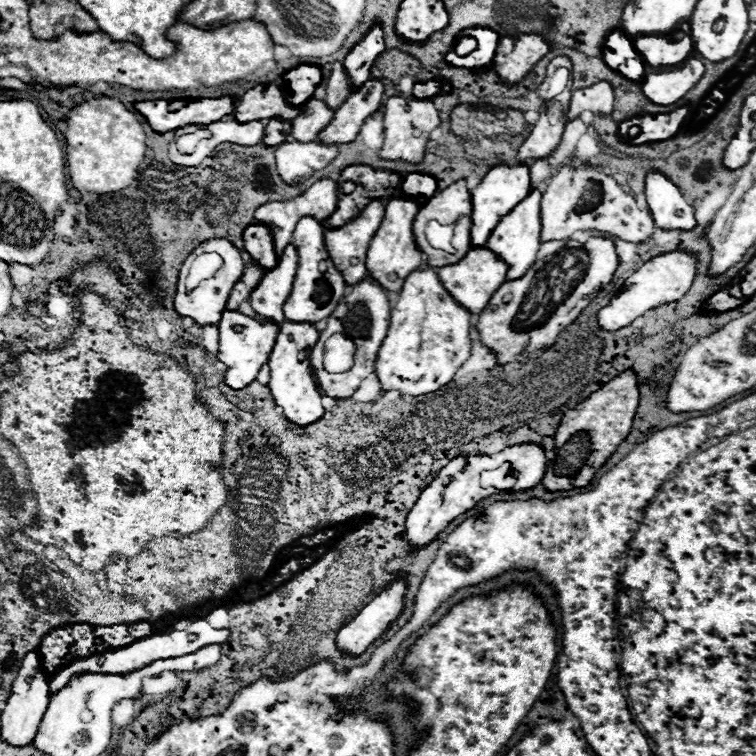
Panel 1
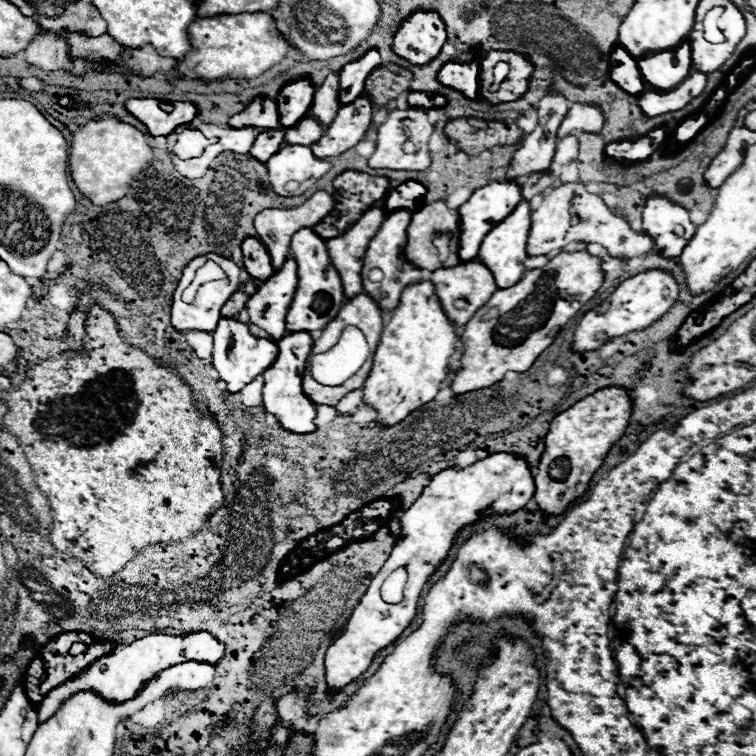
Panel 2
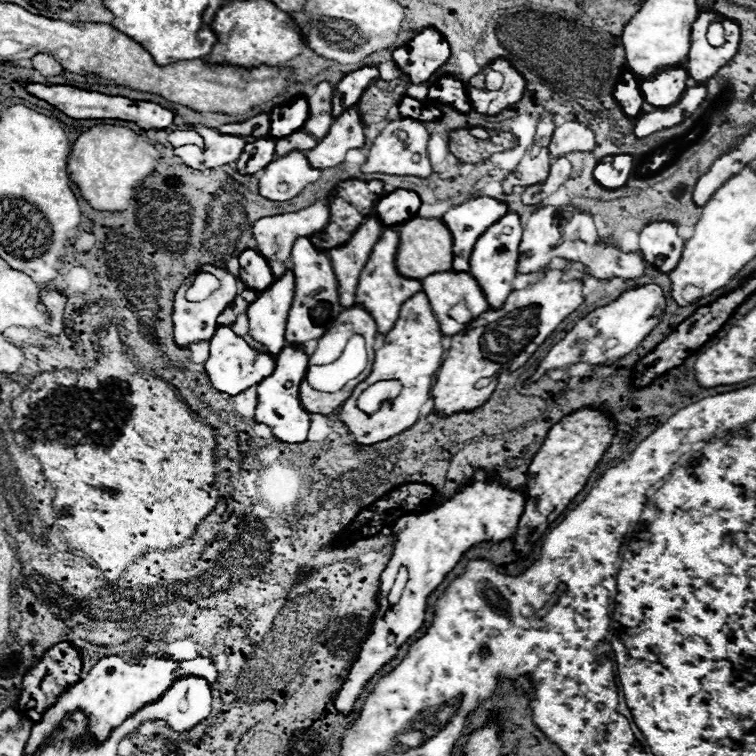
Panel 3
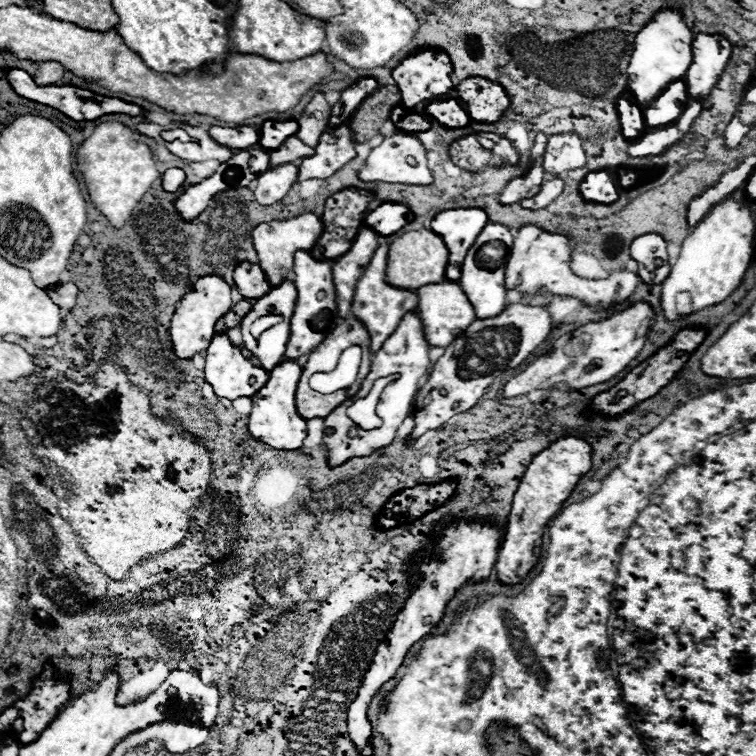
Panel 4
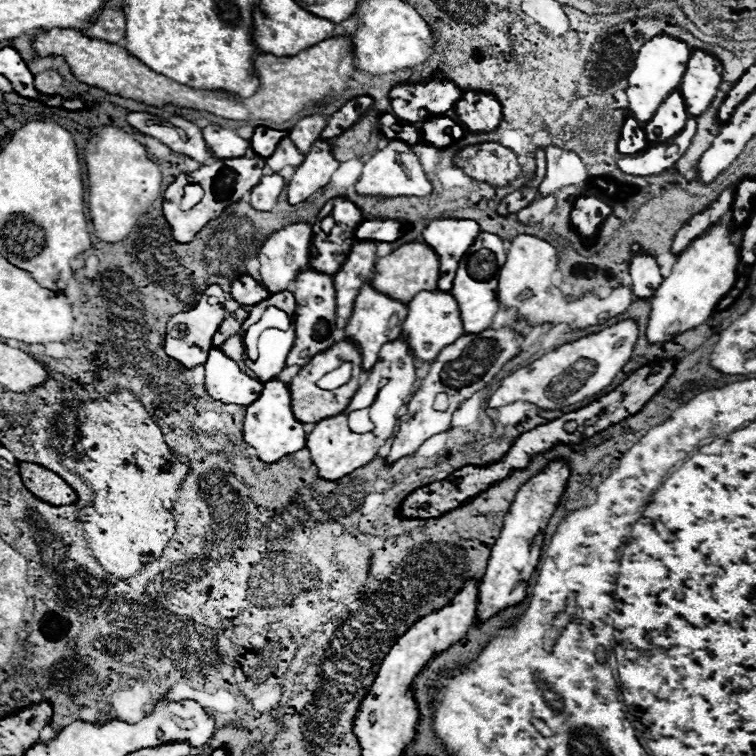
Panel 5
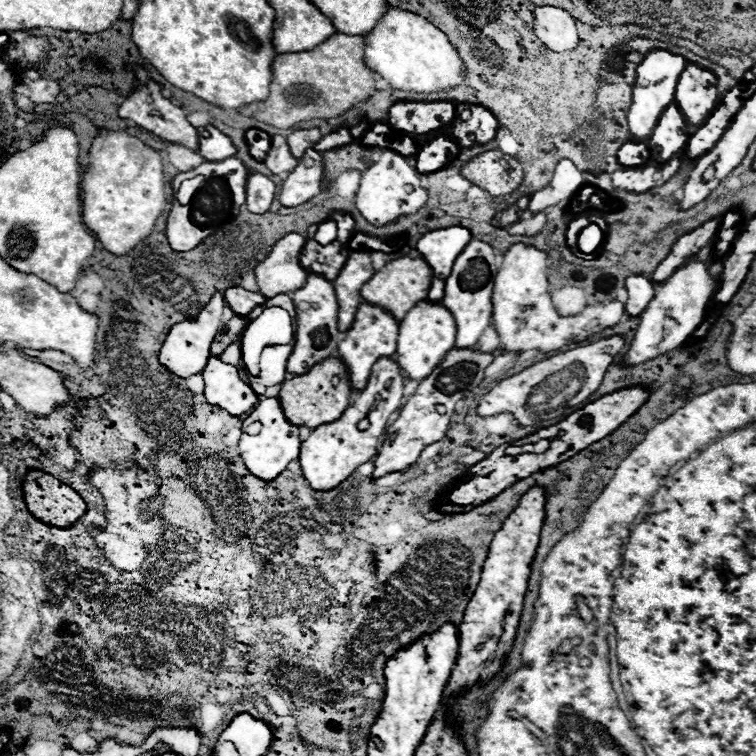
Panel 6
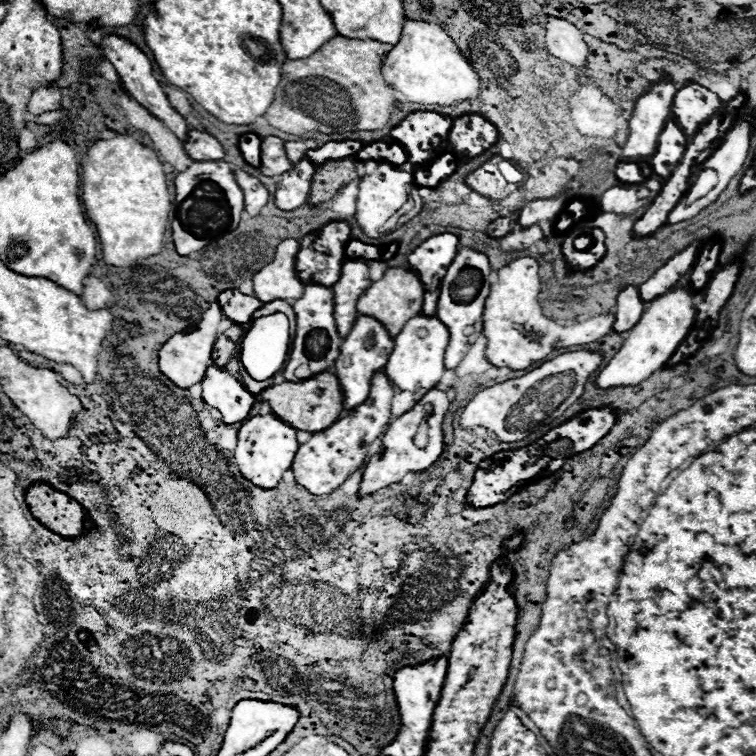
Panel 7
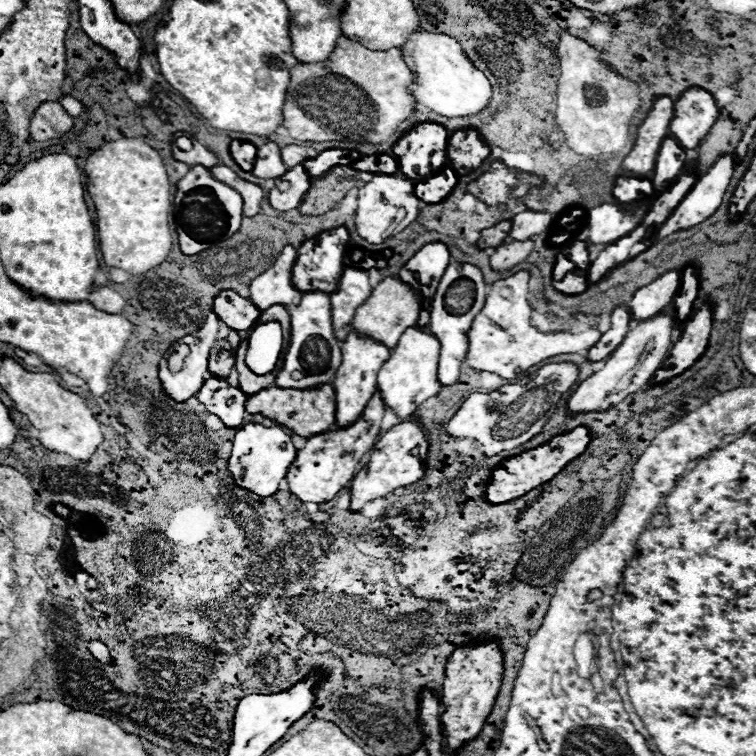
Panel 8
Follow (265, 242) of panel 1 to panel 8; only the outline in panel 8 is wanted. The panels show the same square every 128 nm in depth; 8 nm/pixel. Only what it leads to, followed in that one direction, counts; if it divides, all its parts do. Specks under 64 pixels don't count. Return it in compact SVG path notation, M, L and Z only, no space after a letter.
M224 290L214 300L214 314L232 330L248 330L256 324L260 310L232 290Z

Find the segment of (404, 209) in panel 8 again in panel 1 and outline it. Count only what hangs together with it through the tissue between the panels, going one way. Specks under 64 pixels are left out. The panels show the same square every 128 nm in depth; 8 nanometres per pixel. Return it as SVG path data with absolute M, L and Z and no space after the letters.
M392 96L384 104L384 144L380 150L380 158L418 164L420 160L424 160L424 148L426 148L428 136L436 126L440 126L440 116L432 100Z

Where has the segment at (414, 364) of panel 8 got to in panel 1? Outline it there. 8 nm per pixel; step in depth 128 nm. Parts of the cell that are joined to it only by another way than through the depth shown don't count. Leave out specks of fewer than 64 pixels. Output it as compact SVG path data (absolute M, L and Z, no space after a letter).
M472 248L458 264L442 266L436 270L436 274L438 274L442 286L448 290L448 294L460 306L464 306L470 314L480 314L486 308L492 294L498 290L498 286L504 284L506 264L502 260L498 260L496 254L492 254L488 248Z

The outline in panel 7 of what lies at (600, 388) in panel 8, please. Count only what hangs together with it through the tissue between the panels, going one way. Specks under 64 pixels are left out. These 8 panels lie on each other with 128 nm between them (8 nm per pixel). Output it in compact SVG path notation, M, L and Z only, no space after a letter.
M688 286L672 288L664 296L646 304L640 320L628 332L622 348L614 354L614 358L608 362L608 366L604 366L602 372L596 376L596 380L594 380L596 388L638 386L640 382L644 382L652 372L656 372L670 360L674 350L680 346L680 342L690 332L690 328L694 324L694 316L696 316L694 294Z

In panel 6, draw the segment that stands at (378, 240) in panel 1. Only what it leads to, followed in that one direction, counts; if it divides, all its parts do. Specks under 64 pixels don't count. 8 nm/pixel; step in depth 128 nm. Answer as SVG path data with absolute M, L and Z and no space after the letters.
M366 302L360 304L356 316L354 316L354 324L352 328L346 332L346 338L338 344L338 356L342 358L342 362L348 368L350 374L350 384L352 390L364 390L368 384L368 376L370 376L370 368L372 364L382 358L382 356L392 356L396 352L396 338L398 338L398 322L384 312L378 306L370 306Z

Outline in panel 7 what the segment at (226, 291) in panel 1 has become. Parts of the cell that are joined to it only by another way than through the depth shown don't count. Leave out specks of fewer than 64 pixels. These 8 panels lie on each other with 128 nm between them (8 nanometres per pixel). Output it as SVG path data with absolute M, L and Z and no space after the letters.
M218 302L210 304L208 312L204 312L204 318L202 322L190 330L190 332L180 332L180 334L174 334L158 352L158 366L160 366L160 372L164 376L168 376L178 388L190 388L192 384L198 384L202 382L204 378L204 372L208 366L212 366L212 360L210 360L210 352L212 352L212 346L216 342L216 328L222 320L222 310L218 306Z

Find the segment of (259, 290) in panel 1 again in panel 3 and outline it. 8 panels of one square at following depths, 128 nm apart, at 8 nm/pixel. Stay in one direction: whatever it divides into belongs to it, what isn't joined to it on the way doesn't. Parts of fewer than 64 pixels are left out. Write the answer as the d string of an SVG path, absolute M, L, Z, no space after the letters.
M286 272L276 278L260 296L248 306L248 324L250 336L264 344L266 350L276 358L286 346L282 316L288 316L288 310L294 300L294 274Z

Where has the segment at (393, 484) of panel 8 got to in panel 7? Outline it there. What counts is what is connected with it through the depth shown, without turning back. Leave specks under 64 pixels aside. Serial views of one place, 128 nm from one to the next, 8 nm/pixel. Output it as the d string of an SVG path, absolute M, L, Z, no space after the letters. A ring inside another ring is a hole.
M432 390L428 392L420 402L414 404L412 410L408 410L406 414L402 414L400 418L396 418L394 422L388 424L388 430L384 432L382 436L382 444L380 444L380 450L366 462L364 466L364 474L362 474L362 482L360 482L360 490L358 490L358 496L368 496L368 494L374 494L378 492L380 488L386 488L386 486L392 486L392 484L398 484L408 472L424 472L426 468L430 468L438 456L442 454L442 448L444 448L444 440L442 440L442 416L446 414L450 402L446 398L446 392L440 392L440 390ZM426 404L432 404L434 406L434 412L432 414L426 414L424 406ZM426 424L428 426L428 446L426 448L416 448L414 446L414 434L418 432L418 428Z

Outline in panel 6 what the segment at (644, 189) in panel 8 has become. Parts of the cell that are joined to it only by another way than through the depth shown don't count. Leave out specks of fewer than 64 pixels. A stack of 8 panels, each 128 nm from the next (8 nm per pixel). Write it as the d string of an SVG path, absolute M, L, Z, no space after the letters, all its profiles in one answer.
M624 142L622 148L618 150L618 162L622 166L642 166L650 160L650 152L648 152L648 144L640 144L640 142Z

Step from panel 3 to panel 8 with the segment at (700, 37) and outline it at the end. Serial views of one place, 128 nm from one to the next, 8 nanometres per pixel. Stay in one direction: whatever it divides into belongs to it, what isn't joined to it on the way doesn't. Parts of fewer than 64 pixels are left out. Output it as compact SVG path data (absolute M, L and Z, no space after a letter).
M688 88L674 102L674 120L670 134L688 150L698 148L718 118L718 108L710 92L702 88Z

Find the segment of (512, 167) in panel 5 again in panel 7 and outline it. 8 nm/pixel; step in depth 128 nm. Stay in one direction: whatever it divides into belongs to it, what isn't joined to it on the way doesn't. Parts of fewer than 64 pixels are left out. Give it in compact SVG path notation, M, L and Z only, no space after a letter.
M500 156L490 158L490 160L488 160L486 164L482 164L478 170L470 172L470 174L466 176L466 184L468 184L472 190L476 190L476 192L480 192L482 196L492 198L492 200L500 200L500 198L512 194L514 190L518 190L520 184L510 184L510 182L506 182L504 176L500 174L500 170L498 170L498 162L500 162L500 160L502 160Z

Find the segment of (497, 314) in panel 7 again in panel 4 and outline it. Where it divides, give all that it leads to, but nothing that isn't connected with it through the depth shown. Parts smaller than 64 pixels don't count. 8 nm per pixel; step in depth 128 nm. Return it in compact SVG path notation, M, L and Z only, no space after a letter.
M524 226L516 232L512 252L506 264L504 272L504 286L506 290L518 288L524 296L534 296L538 290L546 290L550 296L564 296L564 298L578 298L586 302L588 306L594 306L600 302L602 308L608 308L612 304L626 302L632 292L638 286L638 276L632 272L612 272L606 280L584 280L580 276L574 276L570 270L570 250L572 244L562 234L548 234L542 232L538 226Z

